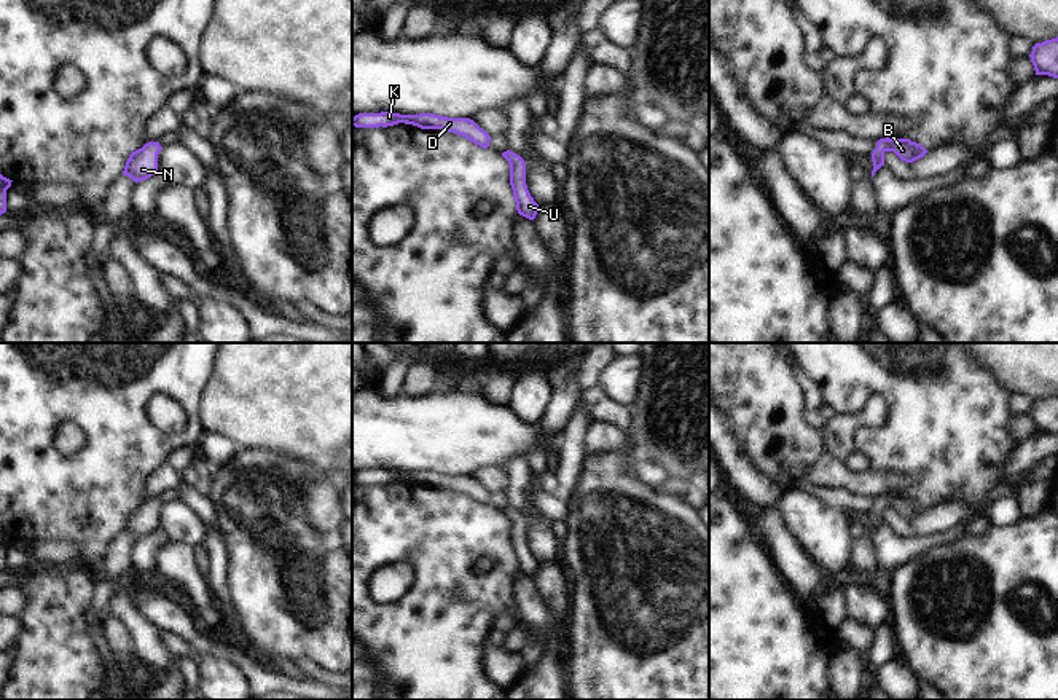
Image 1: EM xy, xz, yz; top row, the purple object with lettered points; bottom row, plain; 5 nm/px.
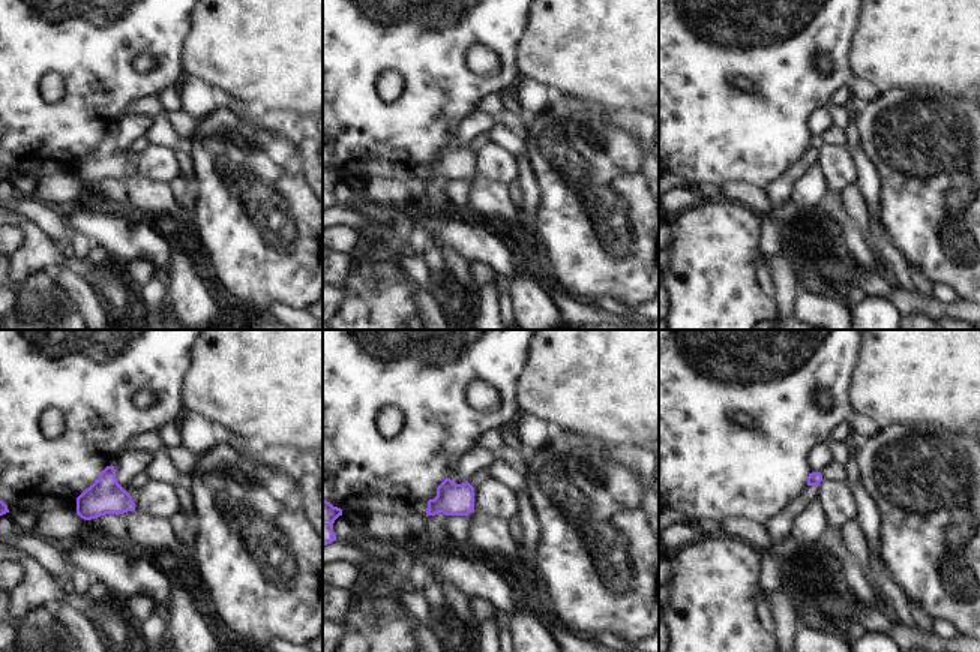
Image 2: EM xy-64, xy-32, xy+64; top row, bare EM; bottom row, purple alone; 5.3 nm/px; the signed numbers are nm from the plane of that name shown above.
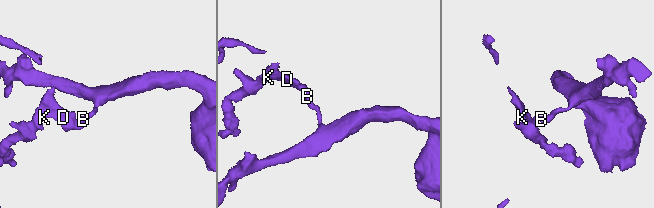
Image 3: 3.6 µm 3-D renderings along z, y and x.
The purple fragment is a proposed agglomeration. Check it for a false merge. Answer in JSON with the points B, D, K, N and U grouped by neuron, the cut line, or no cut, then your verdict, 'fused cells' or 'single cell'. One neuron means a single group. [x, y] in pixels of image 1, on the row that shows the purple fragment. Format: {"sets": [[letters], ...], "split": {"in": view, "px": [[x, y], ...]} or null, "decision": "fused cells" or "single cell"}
{"sets": [["B", "D", "K", "N", "U"]], "split": null, "decision": "single cell"}

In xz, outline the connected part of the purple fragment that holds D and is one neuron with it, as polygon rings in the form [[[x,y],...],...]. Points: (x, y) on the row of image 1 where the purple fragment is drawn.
[[[392,112],[359,113],[352,118],[352,126],[355,128],[387,128],[398,123],[454,132],[483,148],[488,148],[491,142],[491,136],[470,118],[448,118],[435,113],[400,115]]]

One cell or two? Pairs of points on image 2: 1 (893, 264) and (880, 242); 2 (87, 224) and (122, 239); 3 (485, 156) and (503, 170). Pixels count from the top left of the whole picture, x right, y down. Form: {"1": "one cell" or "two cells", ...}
{"1": "one cell", "2": "one cell", "3": "one cell"}

